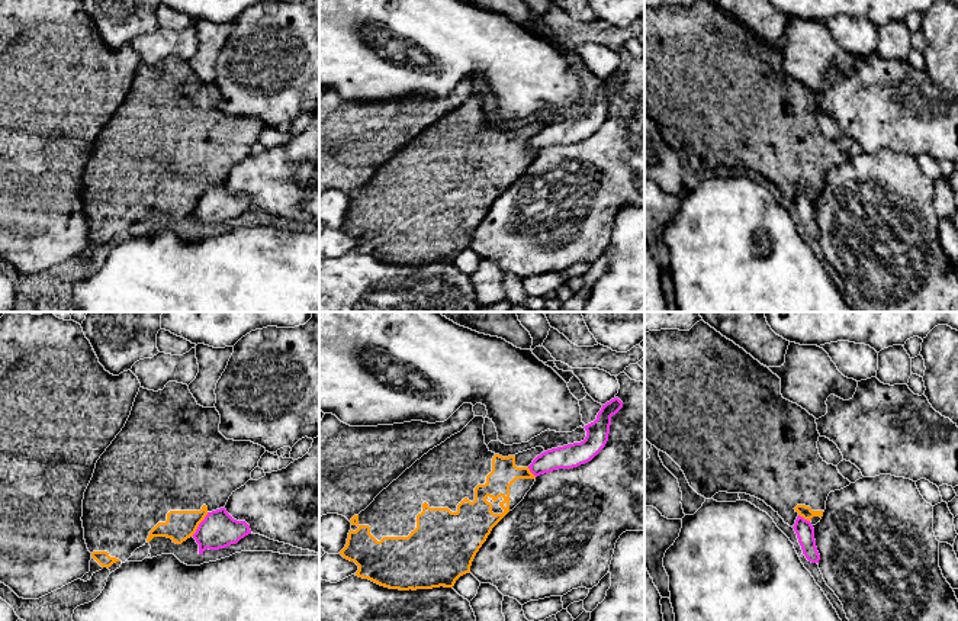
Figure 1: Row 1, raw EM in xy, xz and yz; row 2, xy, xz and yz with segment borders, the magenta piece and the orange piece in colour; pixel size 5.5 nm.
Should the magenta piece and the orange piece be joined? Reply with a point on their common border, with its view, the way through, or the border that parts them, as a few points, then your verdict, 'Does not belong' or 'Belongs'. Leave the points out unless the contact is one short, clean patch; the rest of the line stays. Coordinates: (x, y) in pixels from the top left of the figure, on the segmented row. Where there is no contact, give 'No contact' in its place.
Touches magenta at xy (199, 524). Boundary: xy (208, 512), (192, 536). Does not belong

